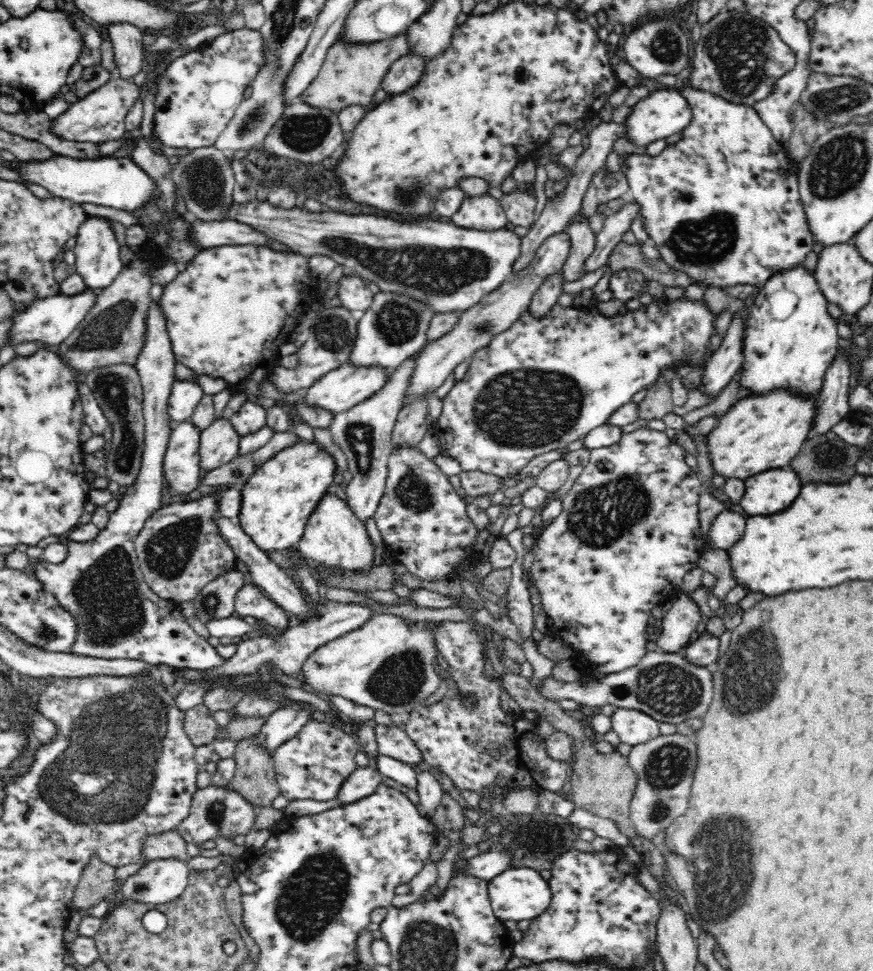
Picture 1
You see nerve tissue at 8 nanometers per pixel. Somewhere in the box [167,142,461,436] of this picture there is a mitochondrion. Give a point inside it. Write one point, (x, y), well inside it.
(397, 322)

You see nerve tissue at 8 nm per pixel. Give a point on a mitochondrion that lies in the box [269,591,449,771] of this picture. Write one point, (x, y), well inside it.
(396, 680)

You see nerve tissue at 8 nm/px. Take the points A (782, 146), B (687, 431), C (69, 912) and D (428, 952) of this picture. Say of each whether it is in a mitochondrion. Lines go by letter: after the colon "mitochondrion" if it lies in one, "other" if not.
A: other
B: other
C: other
D: mitochondrion

